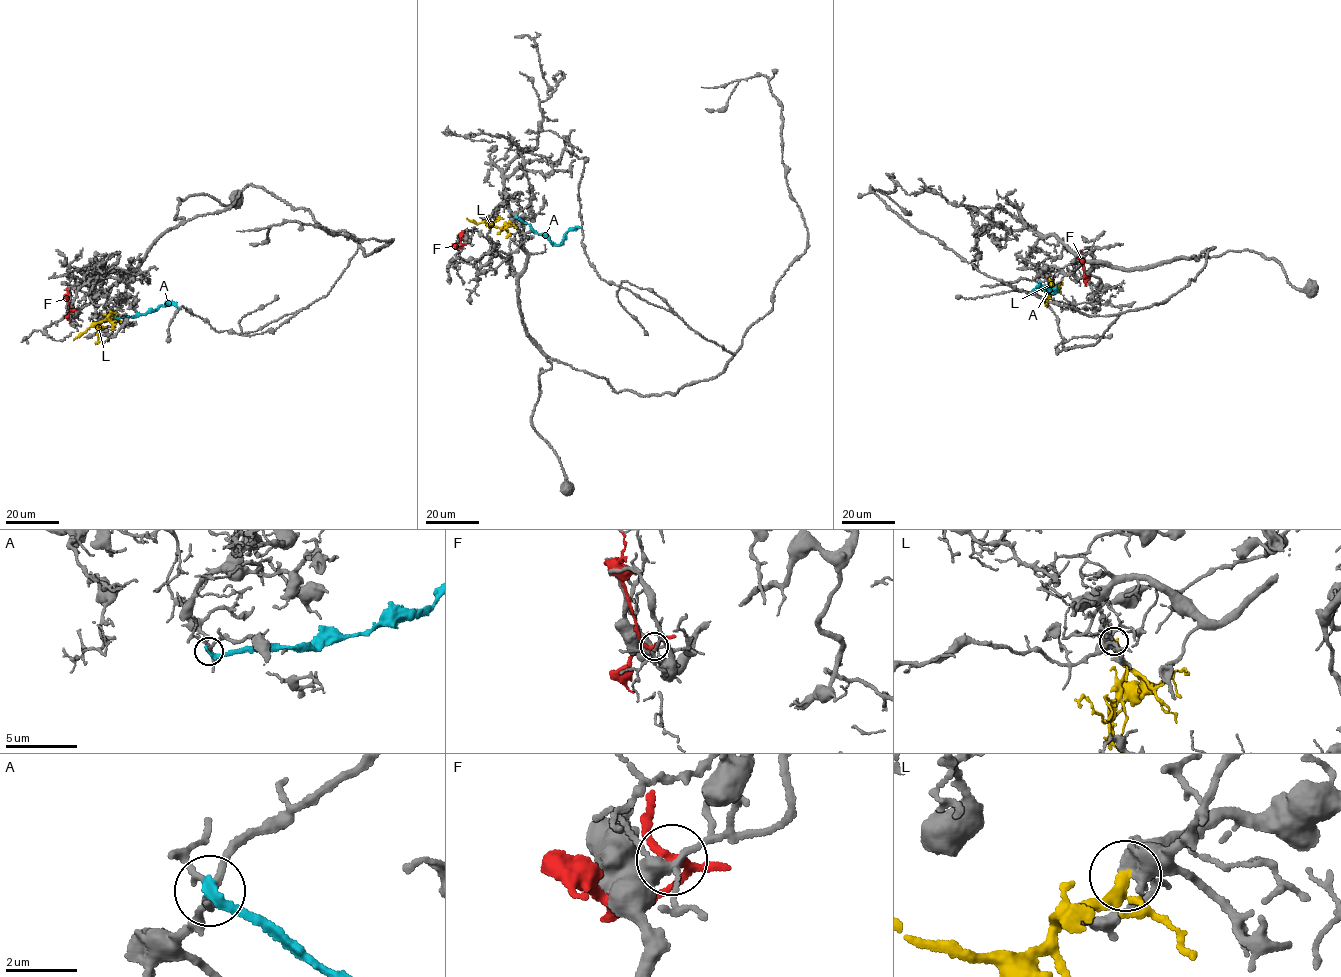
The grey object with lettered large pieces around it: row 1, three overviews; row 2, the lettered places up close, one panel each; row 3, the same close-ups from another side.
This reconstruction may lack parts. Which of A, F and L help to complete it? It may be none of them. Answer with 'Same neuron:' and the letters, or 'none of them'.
Same neuron: L

